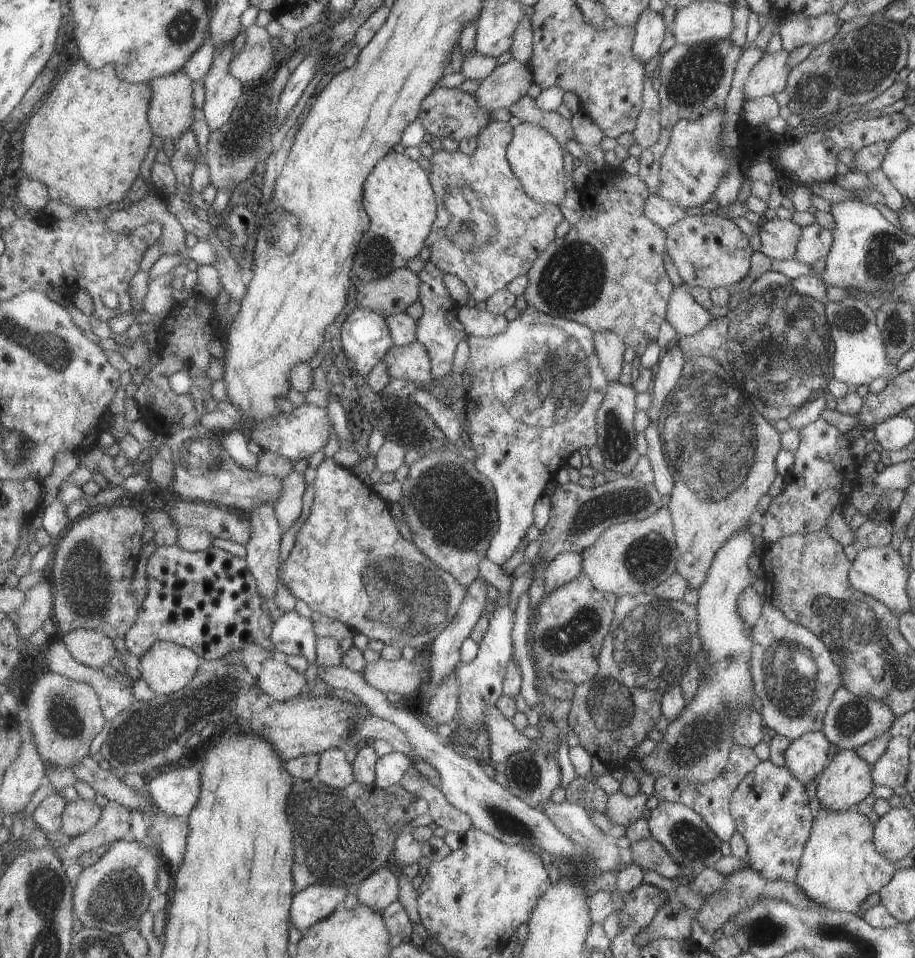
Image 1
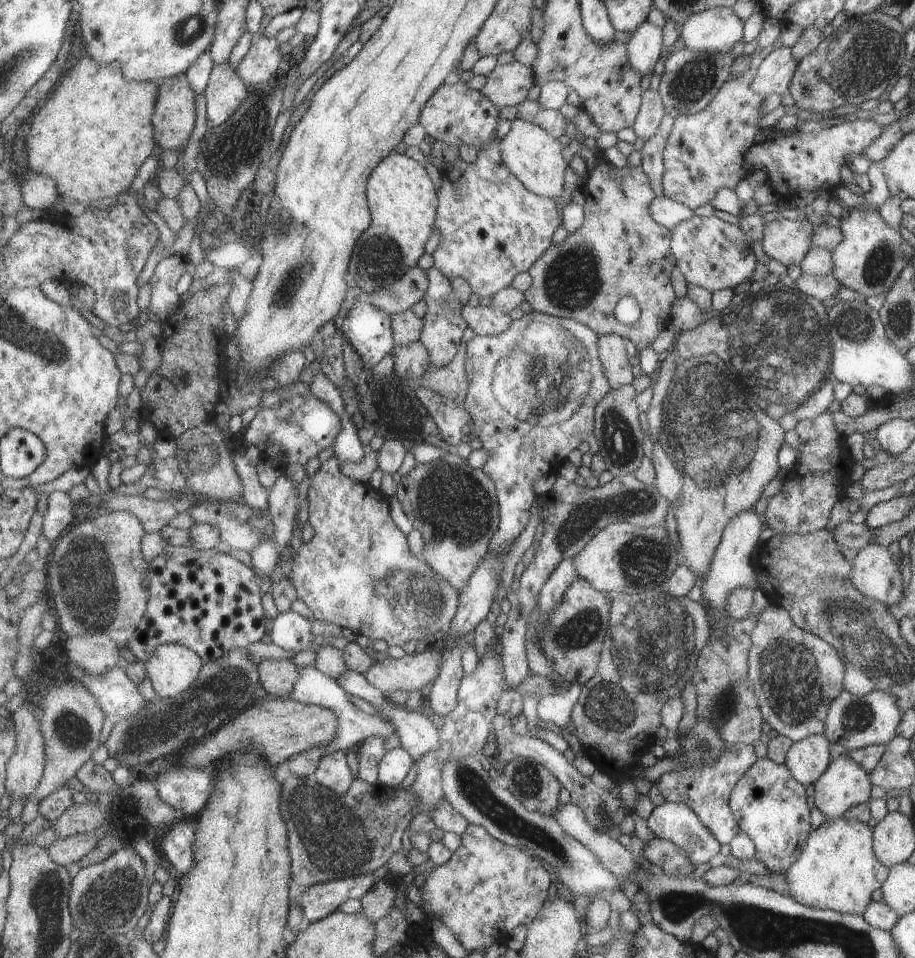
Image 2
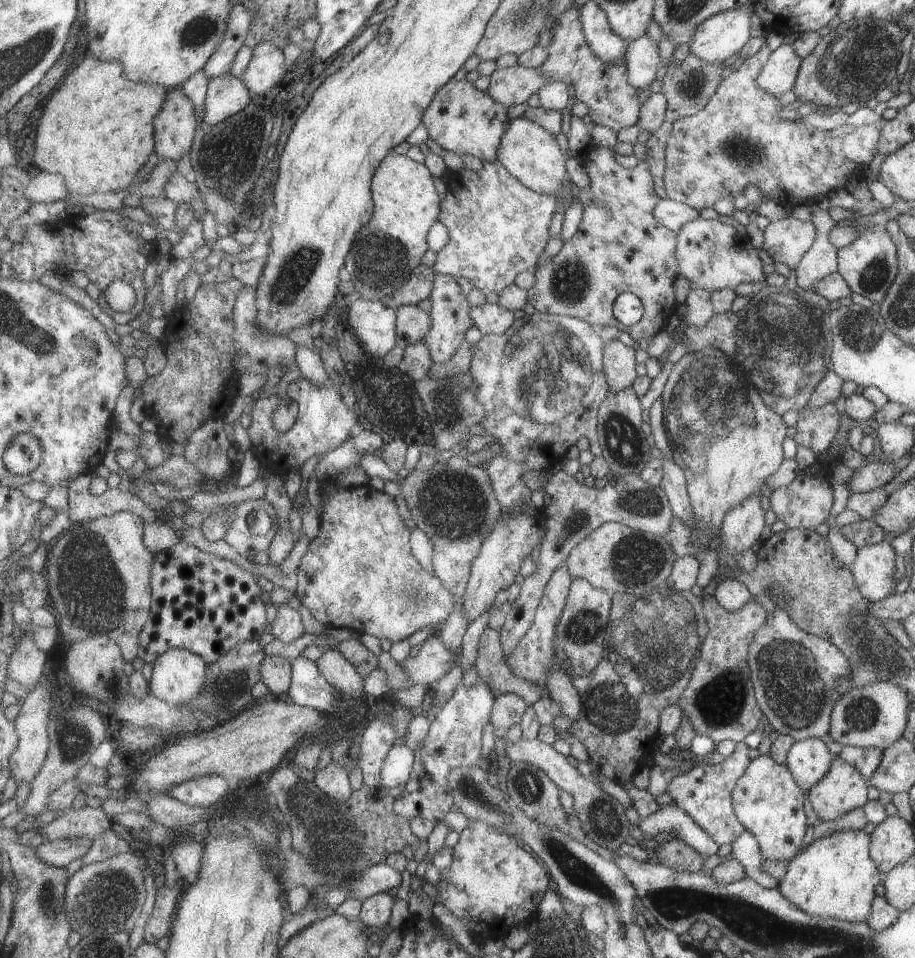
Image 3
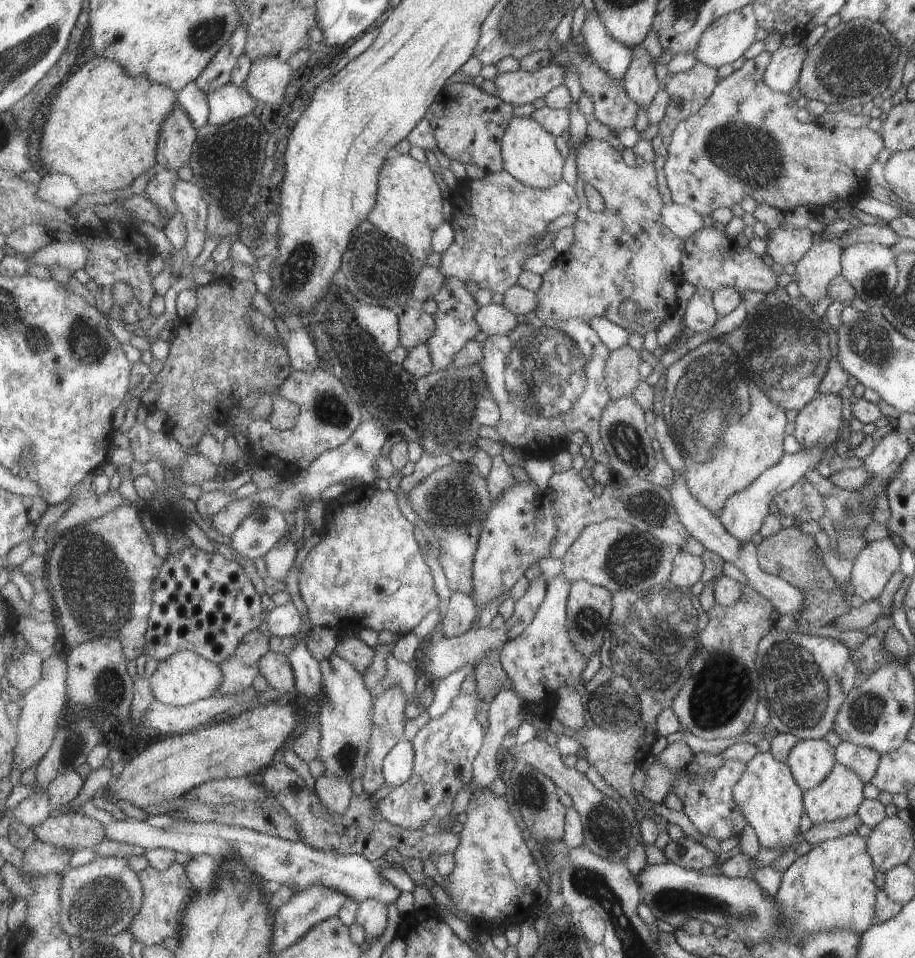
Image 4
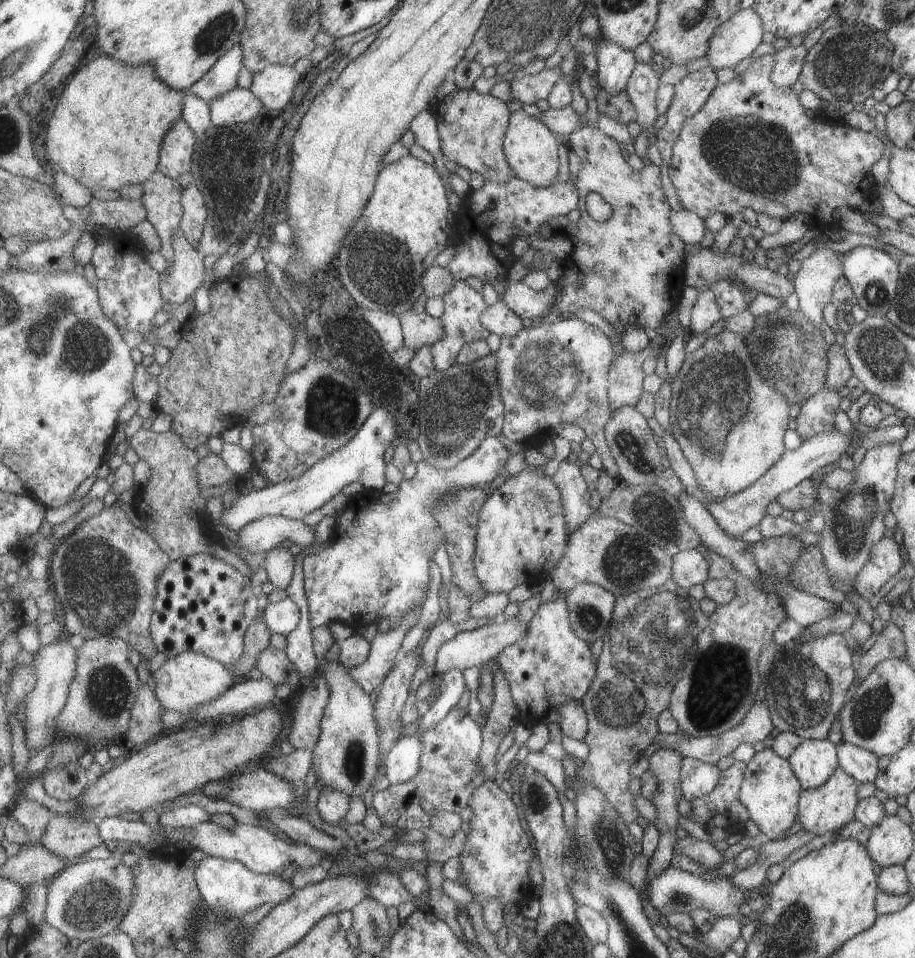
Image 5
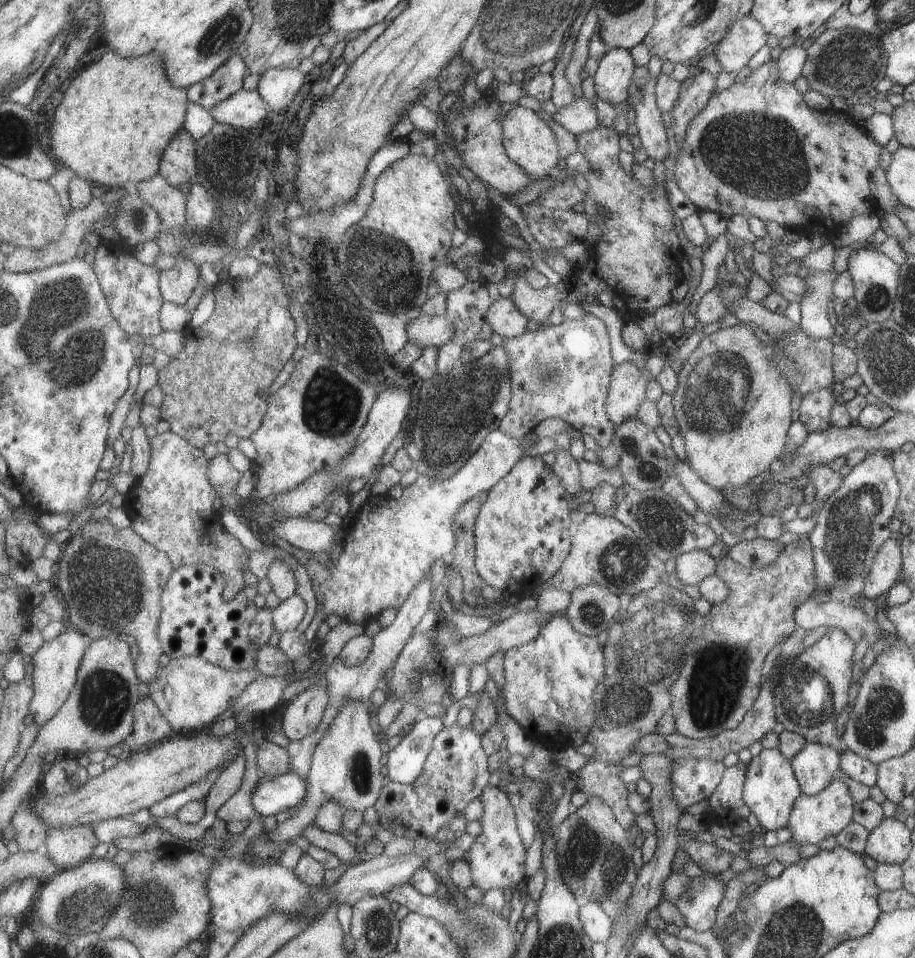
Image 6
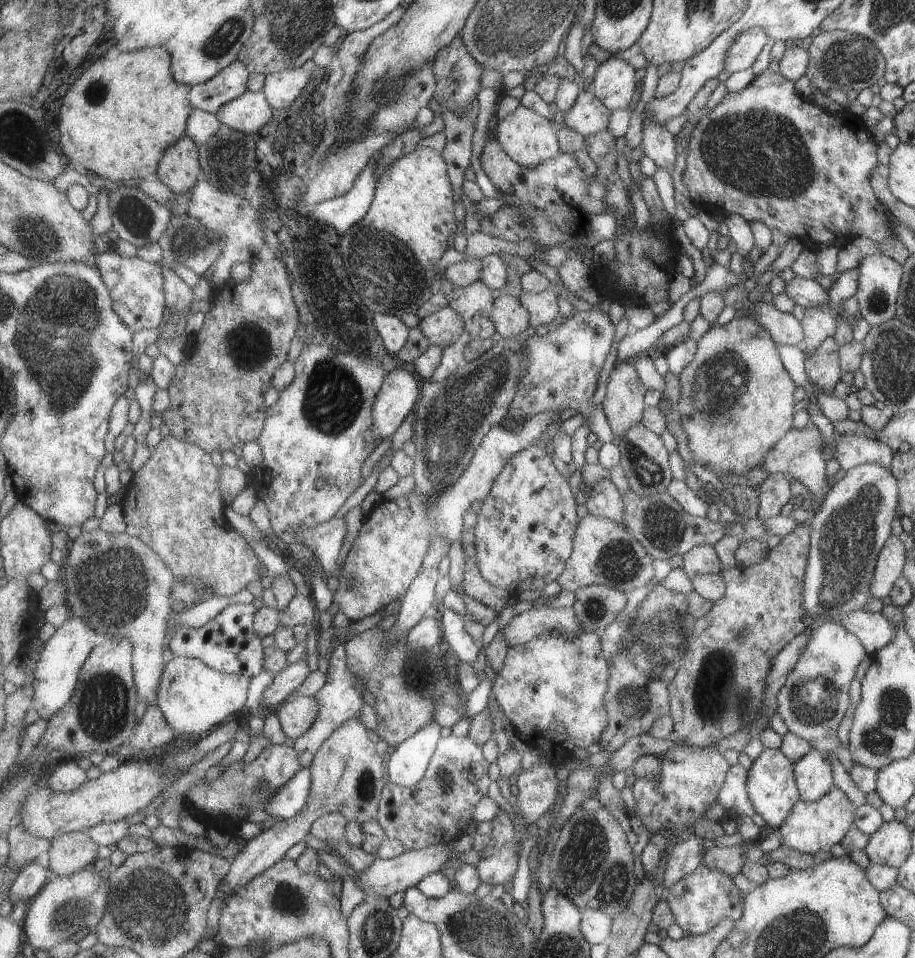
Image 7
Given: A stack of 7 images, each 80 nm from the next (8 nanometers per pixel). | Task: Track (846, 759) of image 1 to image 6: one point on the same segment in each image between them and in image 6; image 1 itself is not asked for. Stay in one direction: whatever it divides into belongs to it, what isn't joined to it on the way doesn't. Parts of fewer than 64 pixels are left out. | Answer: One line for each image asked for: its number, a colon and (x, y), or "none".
2: (845, 783)
3: (842, 788)
4: (838, 795)
5: (829, 806)
6: (815, 817)

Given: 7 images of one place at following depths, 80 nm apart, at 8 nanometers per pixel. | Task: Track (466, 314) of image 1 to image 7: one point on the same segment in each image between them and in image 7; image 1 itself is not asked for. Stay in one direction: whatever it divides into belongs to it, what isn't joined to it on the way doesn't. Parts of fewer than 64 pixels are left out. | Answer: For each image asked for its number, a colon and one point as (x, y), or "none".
2: (482, 320)
3: (490, 318)
4: (495, 319)
5: (499, 319)
6: (508, 321)
7: (511, 318)

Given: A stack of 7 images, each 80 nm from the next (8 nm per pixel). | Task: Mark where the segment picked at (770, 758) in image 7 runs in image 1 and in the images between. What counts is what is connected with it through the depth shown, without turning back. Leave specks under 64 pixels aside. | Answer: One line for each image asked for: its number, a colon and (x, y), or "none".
1: (769, 807)
2: (768, 804)
3: (766, 800)
4: (768, 796)
5: (769, 790)
6: (769, 790)

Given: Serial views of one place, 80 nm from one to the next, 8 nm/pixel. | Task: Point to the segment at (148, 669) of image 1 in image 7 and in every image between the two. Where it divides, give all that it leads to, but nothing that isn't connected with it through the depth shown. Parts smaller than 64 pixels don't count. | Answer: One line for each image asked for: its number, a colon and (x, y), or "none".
2: (173, 668)
3: (178, 675)
4: (185, 677)
5: (182, 683)
6: (192, 692)
7: (195, 698)

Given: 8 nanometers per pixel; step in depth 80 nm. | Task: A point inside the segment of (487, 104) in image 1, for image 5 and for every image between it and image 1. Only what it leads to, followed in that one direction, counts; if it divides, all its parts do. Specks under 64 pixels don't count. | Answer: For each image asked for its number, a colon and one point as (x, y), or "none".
2: (506, 85)
3: (513, 85)
4: (517, 87)
5: (531, 88)

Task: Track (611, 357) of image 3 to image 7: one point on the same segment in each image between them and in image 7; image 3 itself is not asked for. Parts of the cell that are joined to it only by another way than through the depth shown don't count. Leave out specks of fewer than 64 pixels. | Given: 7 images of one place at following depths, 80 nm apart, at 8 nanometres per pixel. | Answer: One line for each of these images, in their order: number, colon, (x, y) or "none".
4: (622, 370)
5: (627, 378)
6: (628, 387)
7: (625, 403)

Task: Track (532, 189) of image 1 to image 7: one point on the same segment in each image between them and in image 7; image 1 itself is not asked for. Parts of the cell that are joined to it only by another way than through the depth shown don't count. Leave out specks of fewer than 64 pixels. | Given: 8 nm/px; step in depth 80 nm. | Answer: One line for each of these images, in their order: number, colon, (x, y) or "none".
2: (531, 152)
3: (530, 152)
4: (530, 154)
5: (531, 147)
6: (531, 143)
7: (531, 139)

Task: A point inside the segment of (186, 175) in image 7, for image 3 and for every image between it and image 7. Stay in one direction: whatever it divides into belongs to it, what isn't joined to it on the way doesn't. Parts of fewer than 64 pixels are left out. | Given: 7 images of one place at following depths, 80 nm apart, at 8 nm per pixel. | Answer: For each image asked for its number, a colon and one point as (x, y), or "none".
3: (176, 126)
4: (178, 135)
5: (178, 149)
6: (179, 164)

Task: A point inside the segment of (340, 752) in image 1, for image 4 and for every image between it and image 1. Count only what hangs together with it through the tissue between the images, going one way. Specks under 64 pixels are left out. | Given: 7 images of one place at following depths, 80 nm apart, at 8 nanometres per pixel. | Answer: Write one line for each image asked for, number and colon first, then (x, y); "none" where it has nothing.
2: (333, 772)
3: (334, 779)
4: (336, 792)

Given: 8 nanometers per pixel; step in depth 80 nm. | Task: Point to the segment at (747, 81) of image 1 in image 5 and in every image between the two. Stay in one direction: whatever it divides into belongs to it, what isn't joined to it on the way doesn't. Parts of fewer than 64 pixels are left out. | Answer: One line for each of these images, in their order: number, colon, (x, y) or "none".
2: (772, 76)
3: (777, 75)
4: (781, 73)
5: (788, 61)

